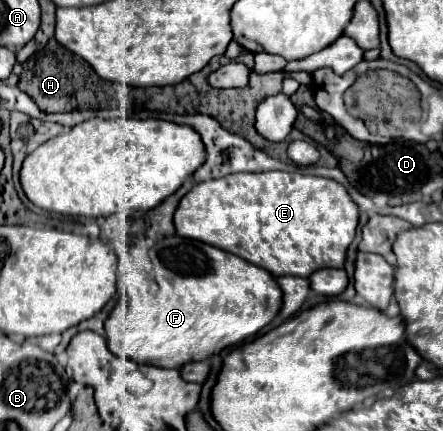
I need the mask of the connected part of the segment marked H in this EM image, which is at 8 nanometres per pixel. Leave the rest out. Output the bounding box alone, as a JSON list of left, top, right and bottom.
[17,39,133,119]

